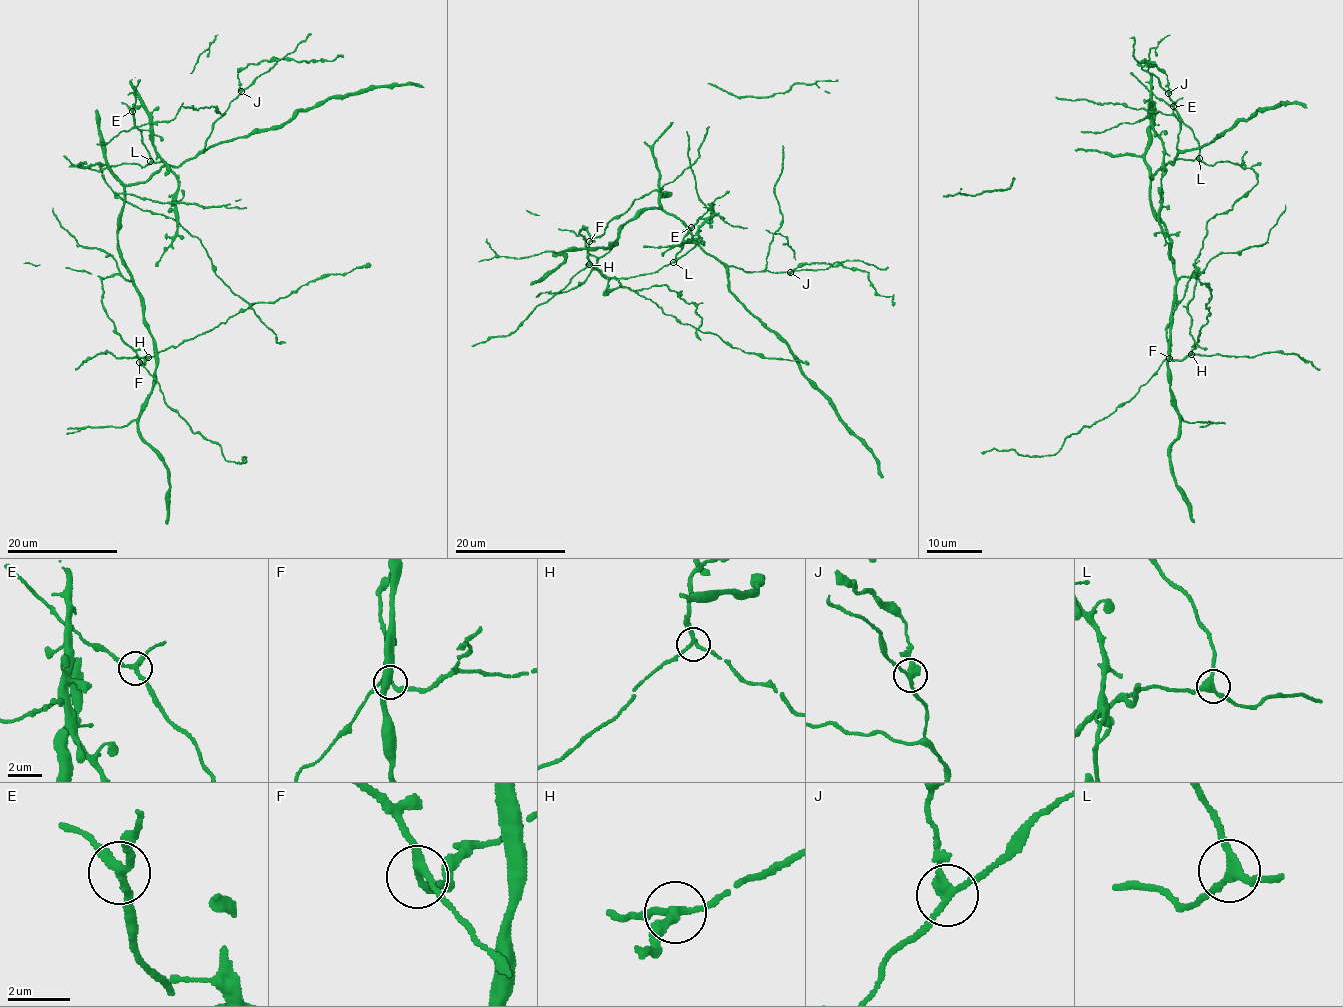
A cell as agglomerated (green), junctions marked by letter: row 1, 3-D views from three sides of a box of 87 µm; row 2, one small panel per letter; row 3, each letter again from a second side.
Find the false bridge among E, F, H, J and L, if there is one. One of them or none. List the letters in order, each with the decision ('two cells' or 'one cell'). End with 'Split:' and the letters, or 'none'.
E: one cell
F: one cell
H: one cell
J: two cells
L: one cell
Split: J

